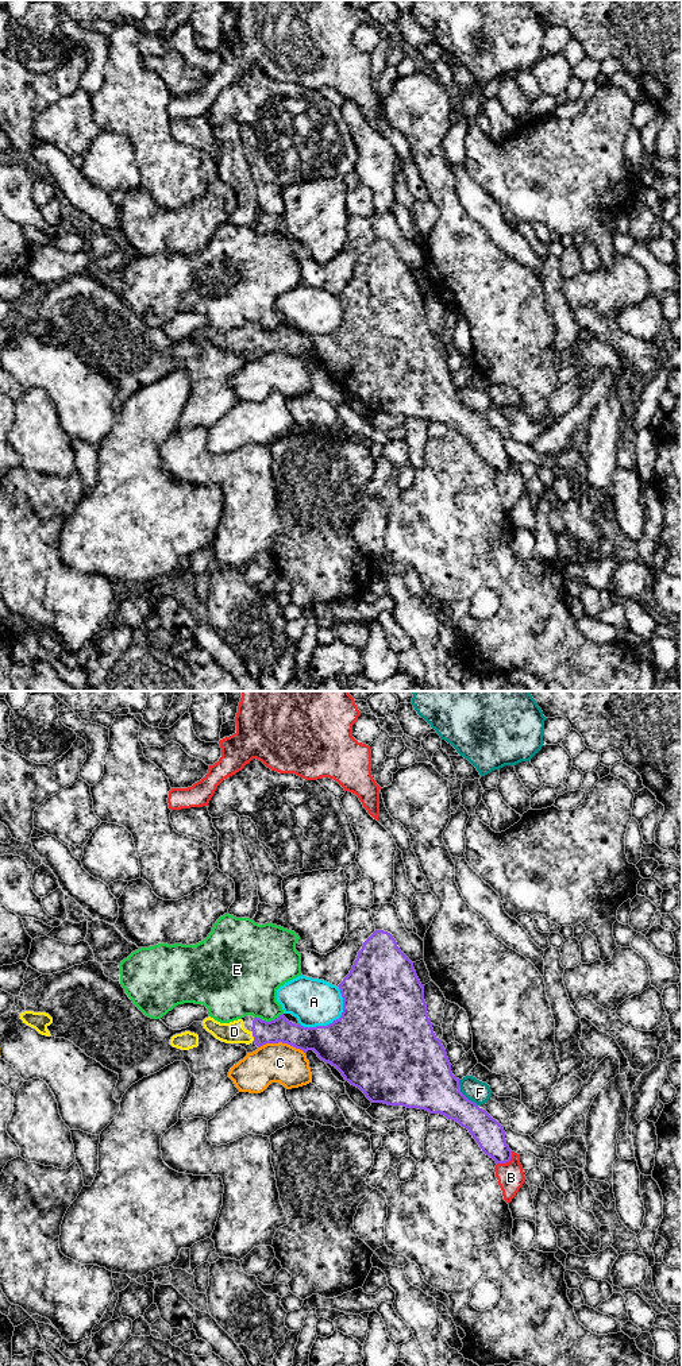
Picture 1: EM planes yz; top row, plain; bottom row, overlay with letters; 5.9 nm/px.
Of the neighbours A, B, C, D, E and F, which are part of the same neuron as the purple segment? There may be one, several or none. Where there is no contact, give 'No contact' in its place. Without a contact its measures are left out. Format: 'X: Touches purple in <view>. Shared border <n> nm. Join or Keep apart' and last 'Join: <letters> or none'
A: Touches purple in yz. Shared border 340 nm. Keep apart
B: Touches purple in yz. Shared border 120 nm. Keep apart
C: Touches purple in yz. Shared border 300 nm. Keep apart
D: Touches purple in yz. Shared border 70 nm. Join
E: Touches purple in yz. Shared border 180 nm. Keep apart
F: Touches purple in yz. Shared border 200 nm. Keep apart
Join: D

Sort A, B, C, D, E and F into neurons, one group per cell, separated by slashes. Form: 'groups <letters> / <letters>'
groups A / B / C / D / E / F

